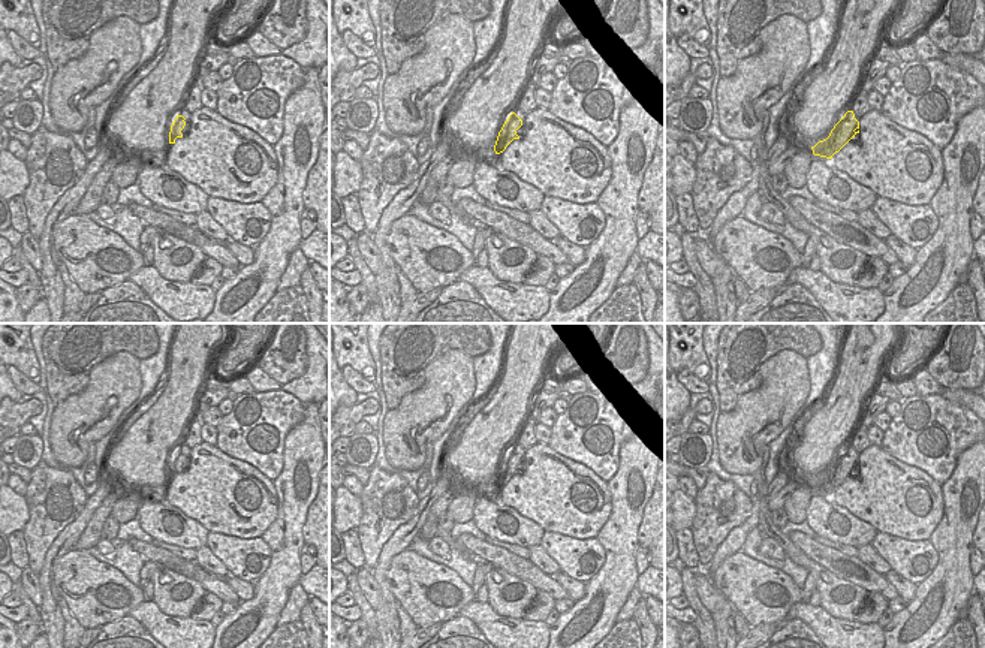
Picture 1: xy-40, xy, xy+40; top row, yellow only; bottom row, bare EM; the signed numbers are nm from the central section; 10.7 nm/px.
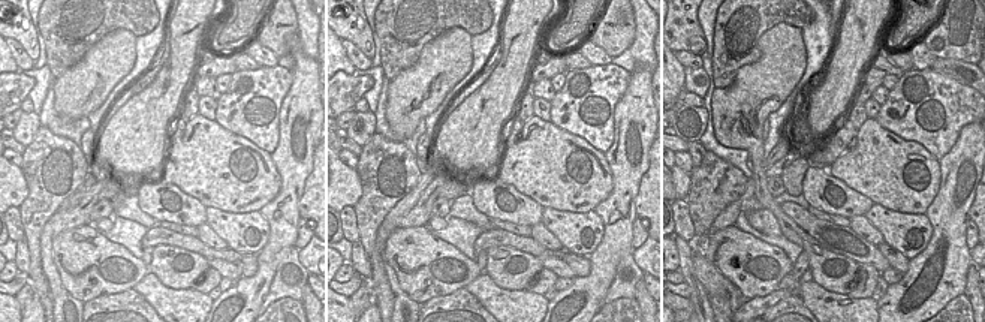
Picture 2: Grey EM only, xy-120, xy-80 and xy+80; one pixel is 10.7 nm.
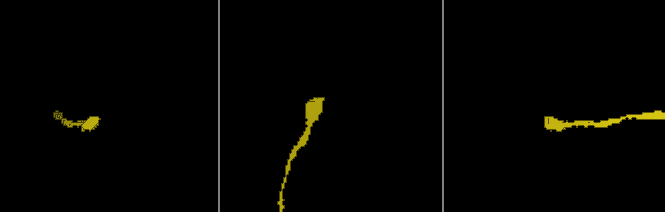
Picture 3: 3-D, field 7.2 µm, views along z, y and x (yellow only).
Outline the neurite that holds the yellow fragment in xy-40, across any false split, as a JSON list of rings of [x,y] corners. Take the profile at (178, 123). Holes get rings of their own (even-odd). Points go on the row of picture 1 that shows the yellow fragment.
[[[184,108],[178,111],[177,118],[174,120],[169,132],[169,144],[175,144],[177,138],[183,138],[183,135],[190,129],[190,112]]]

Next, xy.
[[[521,109],[513,111],[509,115],[501,130],[498,132],[498,136],[494,145],[495,154],[503,153],[513,139],[519,139],[518,135],[524,130],[524,118],[525,118],[525,114]]]

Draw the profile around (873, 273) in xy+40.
[[[870,256],[862,274],[856,277],[855,286],[862,289],[877,287],[886,272],[888,265],[882,259]]]

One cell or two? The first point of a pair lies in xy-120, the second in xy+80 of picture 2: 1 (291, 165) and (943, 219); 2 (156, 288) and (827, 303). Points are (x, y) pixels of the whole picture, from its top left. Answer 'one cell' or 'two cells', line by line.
1: one cell
2: one cell

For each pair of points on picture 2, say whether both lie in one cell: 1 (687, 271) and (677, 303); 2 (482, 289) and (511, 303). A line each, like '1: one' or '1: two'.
1: two
2: one

